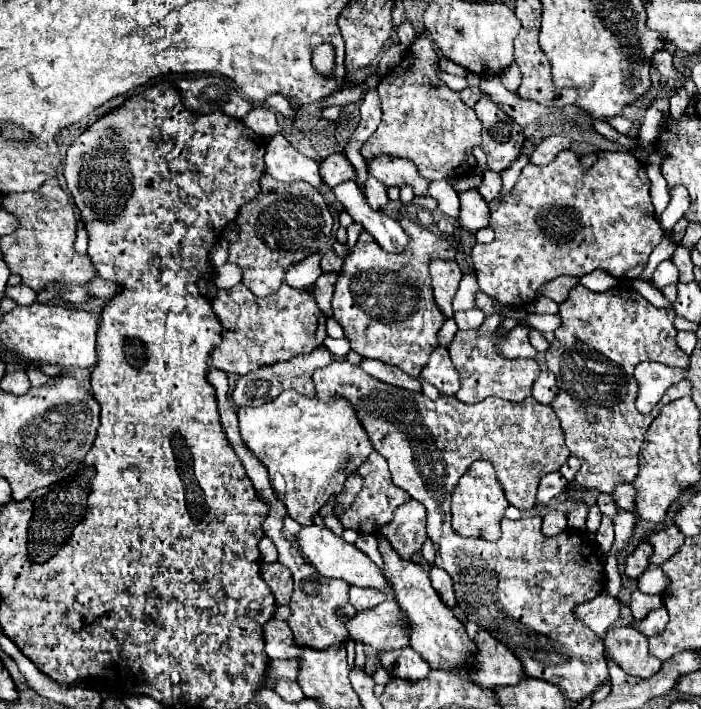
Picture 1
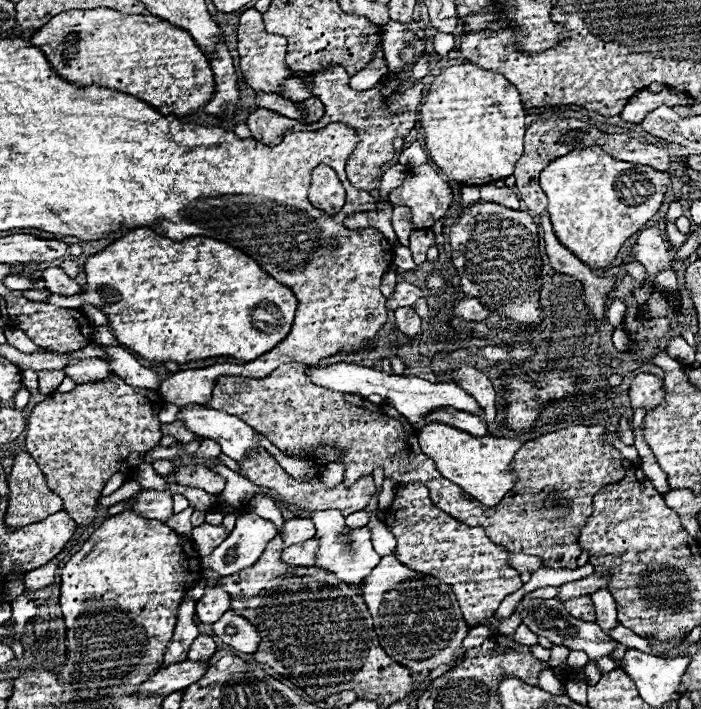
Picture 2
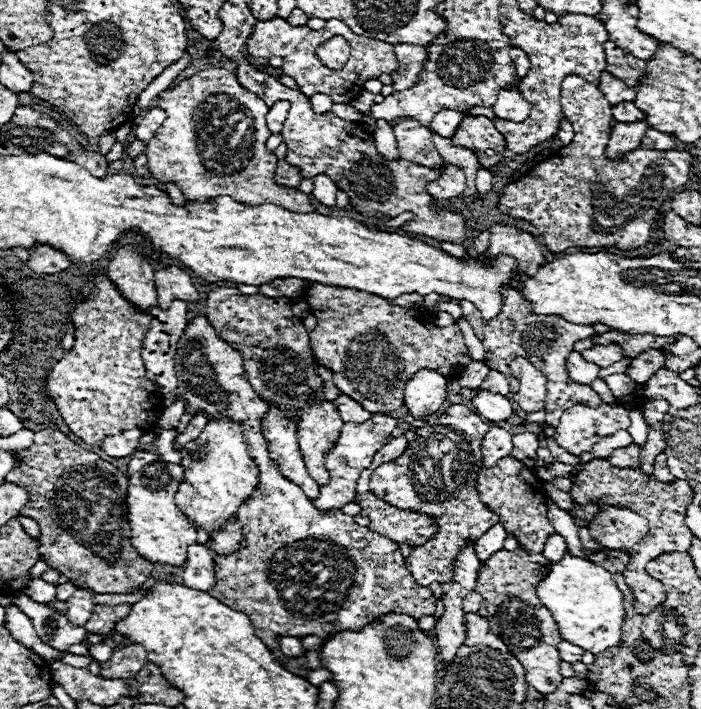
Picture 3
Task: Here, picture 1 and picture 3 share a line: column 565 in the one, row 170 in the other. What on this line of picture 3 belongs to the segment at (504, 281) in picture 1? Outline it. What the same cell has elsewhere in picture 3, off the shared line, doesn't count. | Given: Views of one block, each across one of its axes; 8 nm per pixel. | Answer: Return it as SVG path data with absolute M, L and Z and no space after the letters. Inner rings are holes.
M208 68L196 72L194 76L182 80L174 88L166 88L158 94L158 108L164 108L168 114L165 123L156 132L156 136L146 144L148 168L154 178L162 184L176 184L182 194L192 202L204 202L218 196L232 196L242 204L280 204L292 212L314 212L312 200L308 194L296 188L278 186L274 180L276 156L266 150L266 140L270 130L266 126L268 106L252 92L242 88L236 80L236 74L224 68Z

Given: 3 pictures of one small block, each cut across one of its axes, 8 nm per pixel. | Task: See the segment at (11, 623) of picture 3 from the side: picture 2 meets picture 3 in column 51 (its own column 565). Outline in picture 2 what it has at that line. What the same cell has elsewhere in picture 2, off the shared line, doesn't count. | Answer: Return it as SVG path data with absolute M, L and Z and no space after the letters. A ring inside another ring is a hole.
M552 646L552 656L550 656L550 666L552 668L556 668L556 666L560 666L560 664L564 664L566 662L566 658L568 658L568 648L564 648L564 646Z

